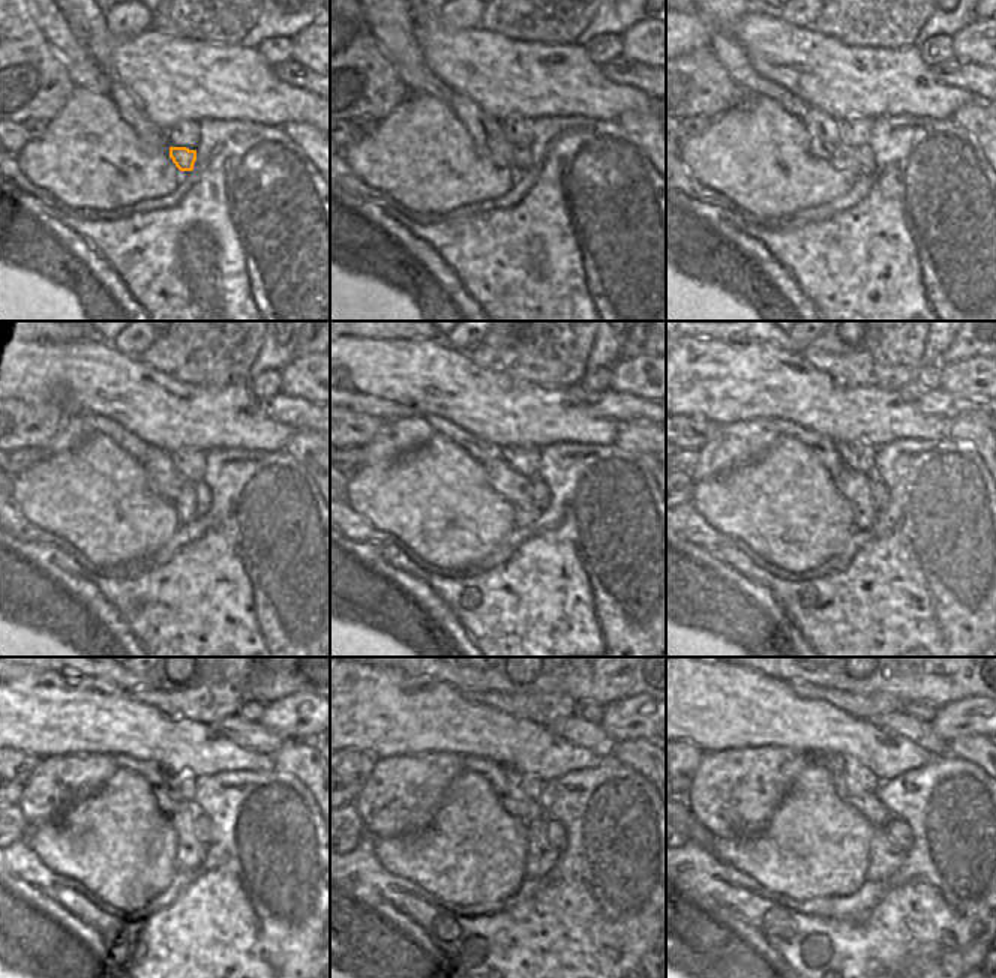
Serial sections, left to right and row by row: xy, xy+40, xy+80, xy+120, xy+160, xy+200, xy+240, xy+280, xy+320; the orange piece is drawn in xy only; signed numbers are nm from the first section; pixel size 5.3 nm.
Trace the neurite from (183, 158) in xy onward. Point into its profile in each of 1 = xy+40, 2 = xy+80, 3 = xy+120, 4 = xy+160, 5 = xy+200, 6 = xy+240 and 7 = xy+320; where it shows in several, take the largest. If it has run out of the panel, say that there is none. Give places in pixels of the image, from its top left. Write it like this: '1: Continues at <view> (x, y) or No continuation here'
1: Continues at xy+40 (522, 155)
2: Continues at xy+80 (864, 155)
3: Continues at xy+120 (203, 492)
4: Continues at xy+160 (540, 492)
5: Continues at xy+200 (879, 494)
6: Continues at xy+240 (206, 830)
7: Continues at xy+320 (897, 830)

